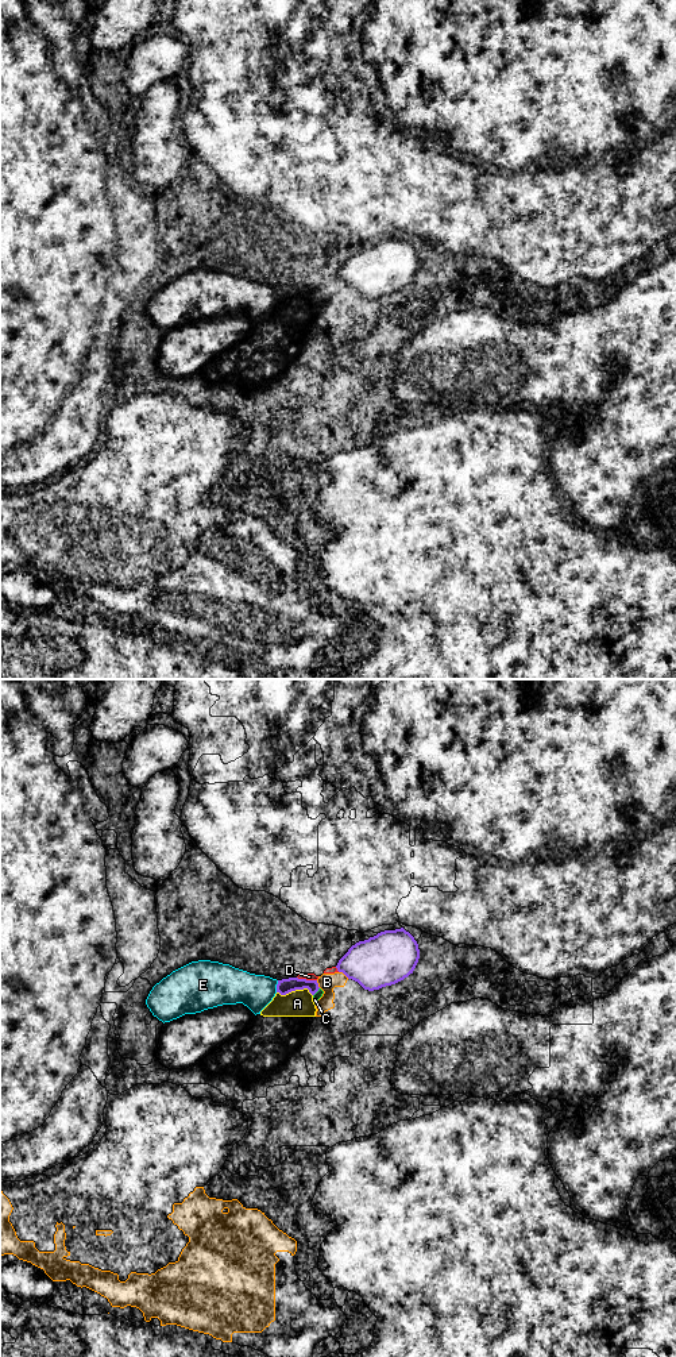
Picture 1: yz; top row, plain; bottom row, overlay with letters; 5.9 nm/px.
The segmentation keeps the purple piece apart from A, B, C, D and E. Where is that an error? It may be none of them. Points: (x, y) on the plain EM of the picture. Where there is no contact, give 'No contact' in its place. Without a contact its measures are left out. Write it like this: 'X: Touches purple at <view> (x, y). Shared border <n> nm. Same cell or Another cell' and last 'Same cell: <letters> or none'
A: Touches purple at yz (296, 297). Shared border 220 nm. Another cell
B: Touches purple at yz (344, 282). Shared border 80 nm. Another cell
C: Touches purple at yz (317, 299). Shared border 70 nm. Another cell
D: Touches purple at yz (305, 288). Shared border 120 nm. Another cell
E: Touches purple at yz (277, 295). Shared border 70 nm. Another cell
Same cell: none

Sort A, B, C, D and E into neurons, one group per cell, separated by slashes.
A C D / B / E

